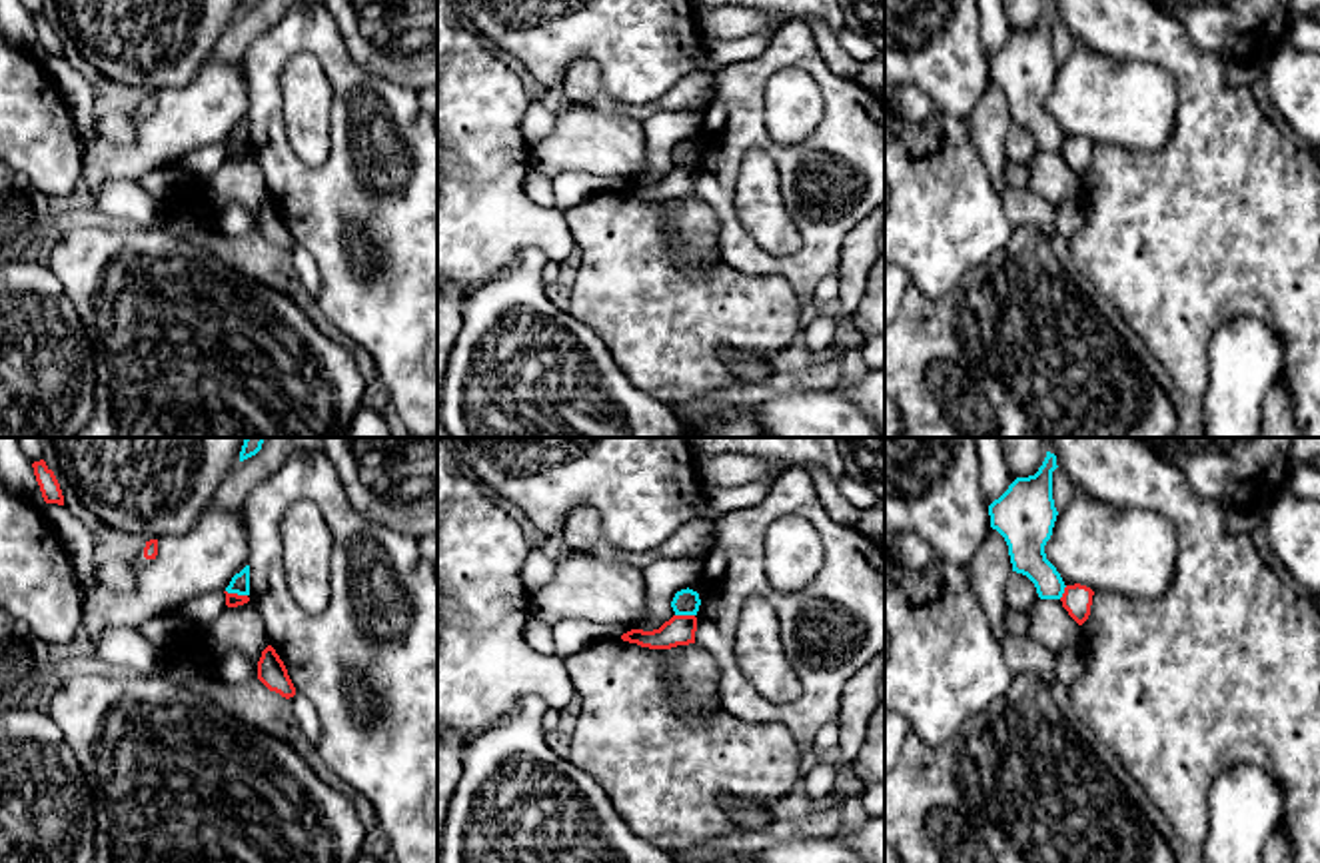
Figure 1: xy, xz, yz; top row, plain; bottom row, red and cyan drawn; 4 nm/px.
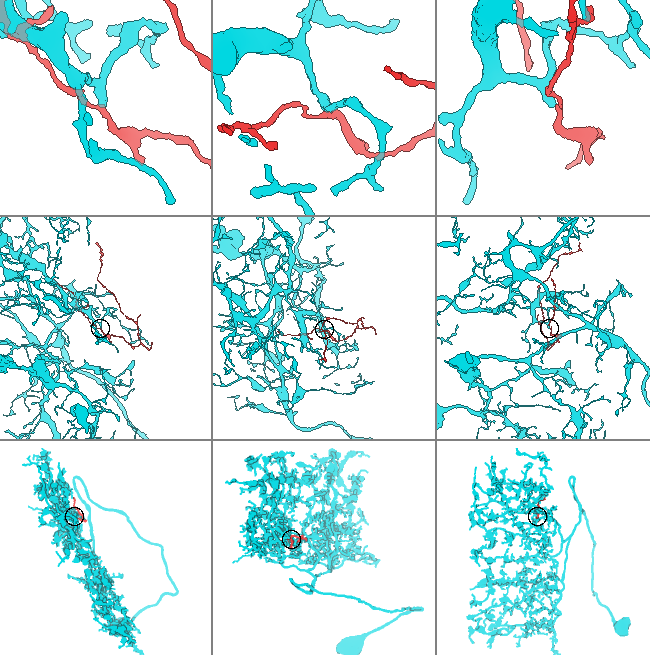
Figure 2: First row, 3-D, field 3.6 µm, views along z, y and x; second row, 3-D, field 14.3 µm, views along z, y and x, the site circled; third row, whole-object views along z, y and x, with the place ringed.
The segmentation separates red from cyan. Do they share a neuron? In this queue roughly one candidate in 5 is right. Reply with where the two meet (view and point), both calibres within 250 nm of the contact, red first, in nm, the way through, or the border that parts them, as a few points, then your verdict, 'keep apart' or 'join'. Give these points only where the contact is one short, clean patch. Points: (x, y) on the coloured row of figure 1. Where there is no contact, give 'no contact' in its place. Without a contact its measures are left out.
contact xy (236, 594); calibres 60 and 80 nm; border xy (226, 590), (246, 596); keep apart

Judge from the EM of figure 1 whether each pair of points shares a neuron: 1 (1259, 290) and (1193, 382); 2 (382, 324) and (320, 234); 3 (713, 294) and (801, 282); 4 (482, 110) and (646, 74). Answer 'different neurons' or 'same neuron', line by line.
1: same neuron
2: same neuron
3: different neurons
4: different neurons

